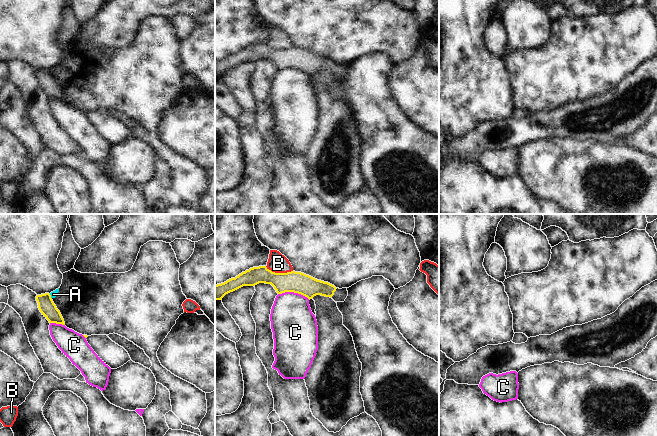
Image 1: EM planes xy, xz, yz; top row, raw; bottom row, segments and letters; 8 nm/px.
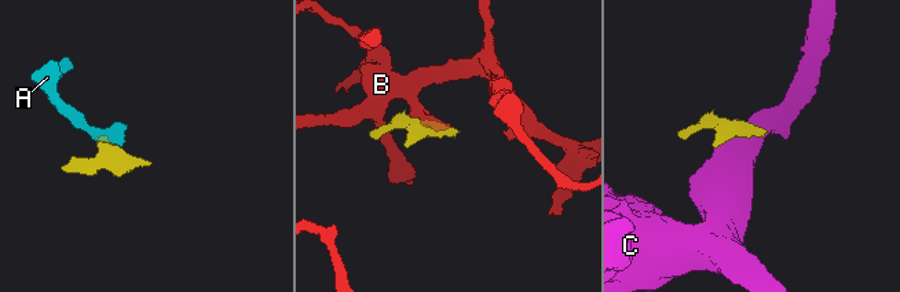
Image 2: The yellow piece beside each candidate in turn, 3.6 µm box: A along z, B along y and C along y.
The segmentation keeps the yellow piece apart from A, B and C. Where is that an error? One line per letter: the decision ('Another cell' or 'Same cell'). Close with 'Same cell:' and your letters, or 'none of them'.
A: Another cell
B: Another cell
C: Another cell
Same cell: none of them

